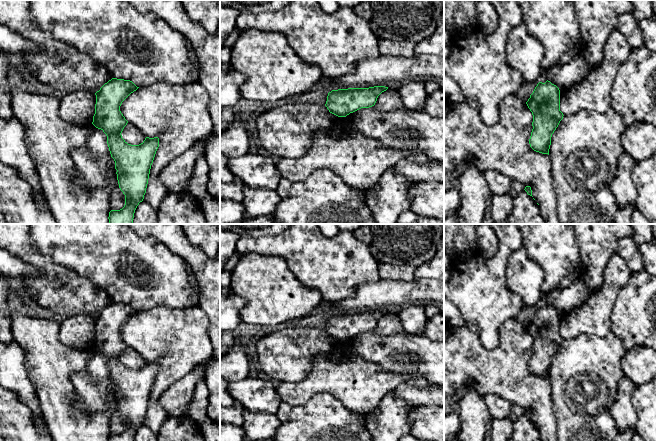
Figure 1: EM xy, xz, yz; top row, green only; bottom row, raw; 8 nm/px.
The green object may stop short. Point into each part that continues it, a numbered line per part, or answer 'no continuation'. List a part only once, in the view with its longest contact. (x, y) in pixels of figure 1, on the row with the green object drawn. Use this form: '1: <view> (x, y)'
no continuation

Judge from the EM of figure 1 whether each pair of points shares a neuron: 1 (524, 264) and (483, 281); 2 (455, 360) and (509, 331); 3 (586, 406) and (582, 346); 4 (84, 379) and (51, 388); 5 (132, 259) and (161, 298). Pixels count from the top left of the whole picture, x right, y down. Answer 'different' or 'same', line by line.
1: different
2: same
3: same
4: different
5: same

